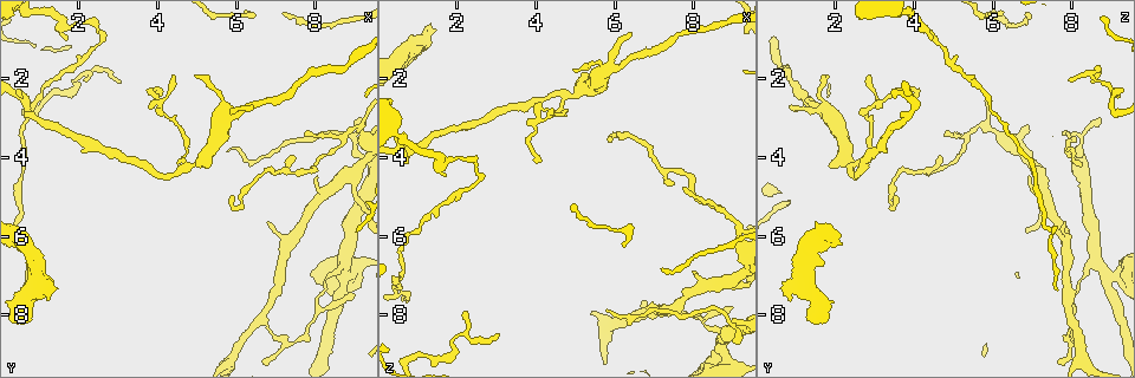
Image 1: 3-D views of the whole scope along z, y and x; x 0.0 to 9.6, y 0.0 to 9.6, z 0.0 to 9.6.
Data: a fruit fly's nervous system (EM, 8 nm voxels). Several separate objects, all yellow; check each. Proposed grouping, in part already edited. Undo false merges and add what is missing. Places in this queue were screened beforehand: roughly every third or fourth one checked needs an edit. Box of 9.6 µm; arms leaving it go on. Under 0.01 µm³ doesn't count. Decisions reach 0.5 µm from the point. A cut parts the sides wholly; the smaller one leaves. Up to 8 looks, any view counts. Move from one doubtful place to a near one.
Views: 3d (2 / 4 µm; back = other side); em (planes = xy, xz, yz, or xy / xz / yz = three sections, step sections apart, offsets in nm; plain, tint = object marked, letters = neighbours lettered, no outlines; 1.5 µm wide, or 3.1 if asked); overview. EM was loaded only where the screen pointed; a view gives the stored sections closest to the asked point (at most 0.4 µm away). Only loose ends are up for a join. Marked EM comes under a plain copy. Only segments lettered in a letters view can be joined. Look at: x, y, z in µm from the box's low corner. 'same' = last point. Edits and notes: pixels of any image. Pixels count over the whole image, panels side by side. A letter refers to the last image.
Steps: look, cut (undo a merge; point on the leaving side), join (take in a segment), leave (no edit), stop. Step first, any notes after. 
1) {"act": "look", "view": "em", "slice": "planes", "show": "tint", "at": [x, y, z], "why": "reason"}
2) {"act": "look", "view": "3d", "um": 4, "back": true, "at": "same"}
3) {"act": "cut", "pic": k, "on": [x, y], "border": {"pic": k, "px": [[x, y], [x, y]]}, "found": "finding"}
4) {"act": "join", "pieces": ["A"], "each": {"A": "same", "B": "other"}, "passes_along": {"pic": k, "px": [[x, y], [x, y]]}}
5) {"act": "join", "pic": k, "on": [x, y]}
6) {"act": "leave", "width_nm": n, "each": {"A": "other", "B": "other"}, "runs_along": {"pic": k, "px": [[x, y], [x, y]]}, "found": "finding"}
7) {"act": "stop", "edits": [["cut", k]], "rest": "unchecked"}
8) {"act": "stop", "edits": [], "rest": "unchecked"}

{"act": "look", "view": "em", "slice": "xz", "step": 4, "show": "tint", "at": [1.05, 7.00, 1.20], "why": "arms part here"}

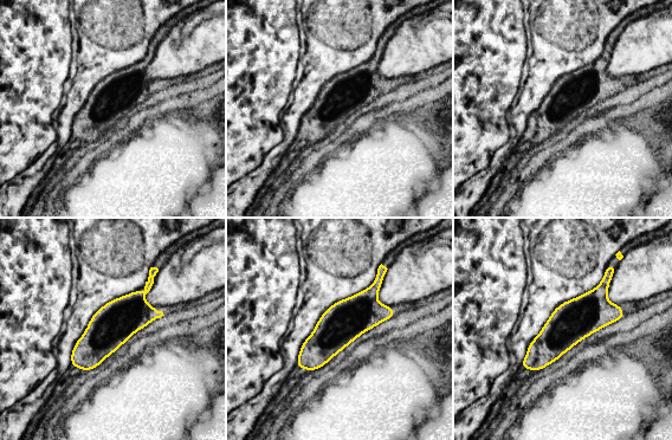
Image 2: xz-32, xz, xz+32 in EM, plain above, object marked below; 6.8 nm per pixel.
{"act": "look", "view": "em", "slice": "xz", "step": 4, "show": "letters", "at": "same", "why": "what lies round it"}

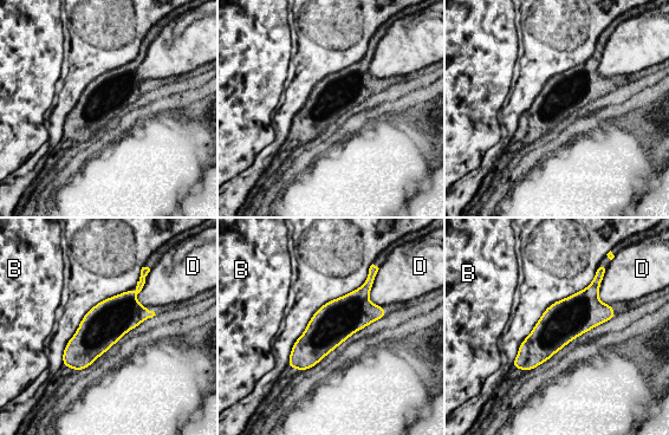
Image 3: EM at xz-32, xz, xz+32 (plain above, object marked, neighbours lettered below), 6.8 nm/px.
{"act": "leave", "width_nm": 280, "each": {"B": "other", "D": "other"}, "border": {"pic": 3, "px": [[380, 268], [369, 300], [383, 306]]}, "found": "continuous, no second cell"}

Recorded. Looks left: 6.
{"act": "look", "view": "em", "slice": "yz", "step": 4, "show": "tint", "at": [4.10, 2.80, 2.75], "why": "sharp bend"}

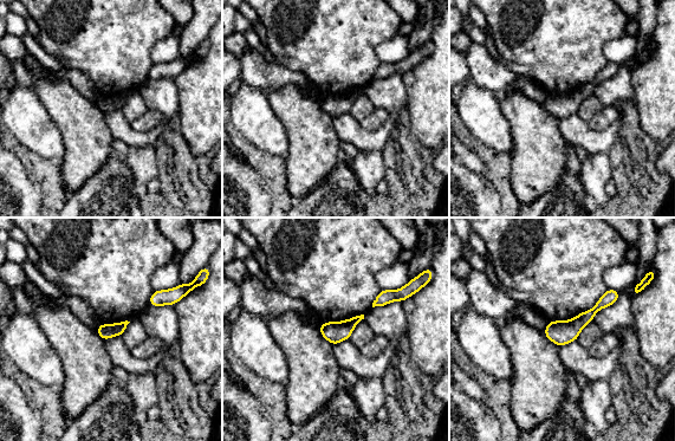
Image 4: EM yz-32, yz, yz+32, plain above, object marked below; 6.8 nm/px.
{"act": "look", "view": "em", "slice": "planes", "show": "tint", "at": "same", "why": "another direction"}

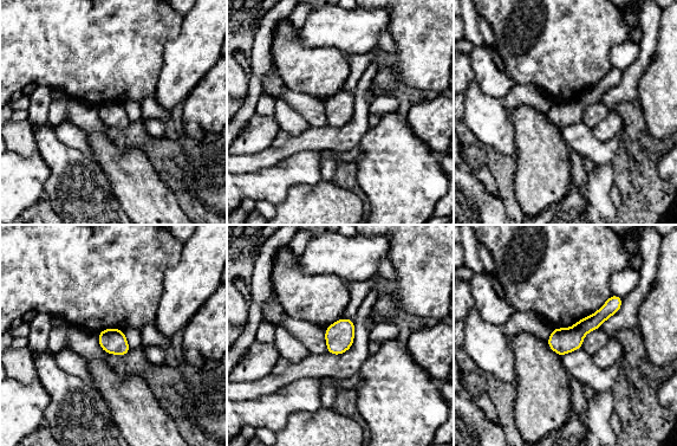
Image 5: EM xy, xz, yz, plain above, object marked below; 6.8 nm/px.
{"act": "look", "view": "em", "slice": "planes", "show": "letters", "at": "same"}

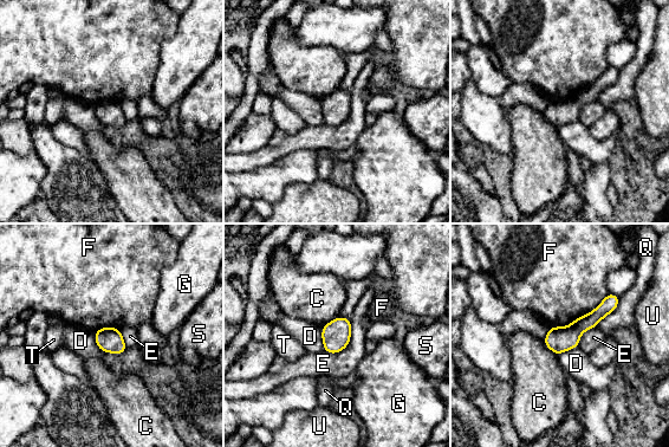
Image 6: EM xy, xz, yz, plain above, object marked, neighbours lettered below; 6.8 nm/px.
{"act": "leave", "each": {"C": "other", "D": "other", "E": "other", "F": "other", "G": "other", "Q": "other", "S": "other", "T": "other", "U": "other"}, "runs_along": {"pic": 6, "px": [[615, 298], [566, 338], [547, 342]]}, "found": "one cell here"}

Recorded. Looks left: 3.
{"act": "look", "view": "em", "slice": "planes", "show": "letters", "at": [6.80, 5.60, 7.85], "why": "free end"}

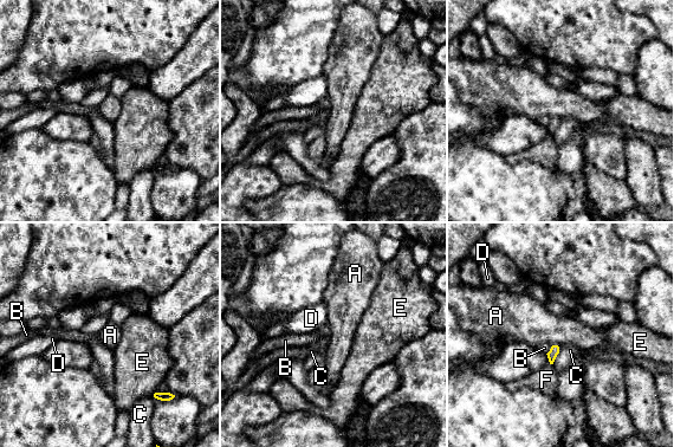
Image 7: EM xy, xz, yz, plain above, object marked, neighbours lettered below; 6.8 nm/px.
{"act": "leave", "each": {"A": "other", "B": "other", "C": "other", "D": "other", "E": "other", "F": "other"}, "border": {"pic": 7, "px": [[550, 343], [558, 343], [561, 345]]}, "found": "none of them fits"}

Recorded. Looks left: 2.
{"act": "stop", "edits": [], "rest": "unchecked"}

